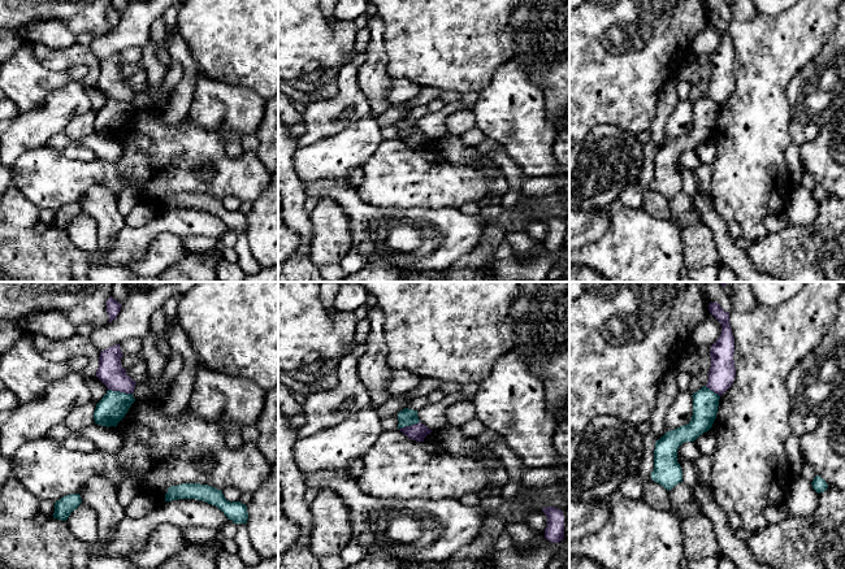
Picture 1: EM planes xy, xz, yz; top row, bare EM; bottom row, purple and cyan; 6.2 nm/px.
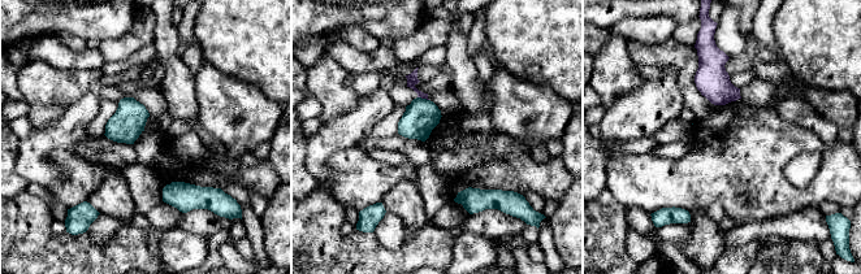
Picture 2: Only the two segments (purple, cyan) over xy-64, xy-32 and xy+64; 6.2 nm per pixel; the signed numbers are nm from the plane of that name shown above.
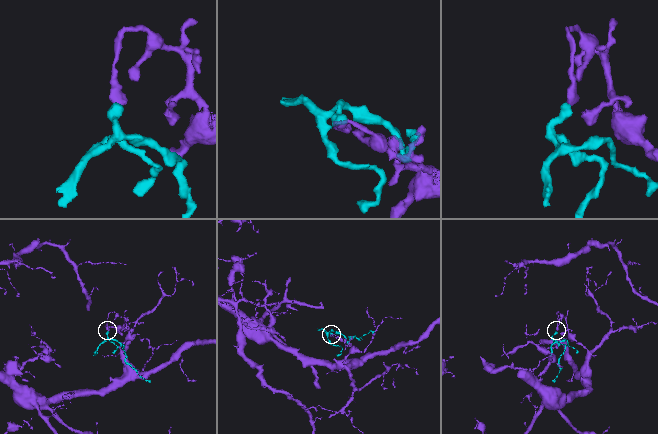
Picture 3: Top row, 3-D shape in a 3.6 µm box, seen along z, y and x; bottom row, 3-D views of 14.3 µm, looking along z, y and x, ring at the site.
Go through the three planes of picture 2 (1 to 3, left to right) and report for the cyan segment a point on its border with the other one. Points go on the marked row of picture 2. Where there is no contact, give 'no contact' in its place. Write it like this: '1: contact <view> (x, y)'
1: no contact
2: contact xy-32 (423, 98)
3: no contact

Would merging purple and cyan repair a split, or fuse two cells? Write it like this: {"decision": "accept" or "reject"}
{"decision": "reject"}

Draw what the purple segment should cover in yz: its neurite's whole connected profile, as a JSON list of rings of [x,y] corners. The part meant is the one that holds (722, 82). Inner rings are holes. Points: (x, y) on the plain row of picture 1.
[[[710,12],[710,22],[720,31],[722,43],[711,55],[711,77],[708,79],[707,97],[722,105],[733,92],[734,78],[734,45],[729,34],[729,22],[724,21],[718,12]]]

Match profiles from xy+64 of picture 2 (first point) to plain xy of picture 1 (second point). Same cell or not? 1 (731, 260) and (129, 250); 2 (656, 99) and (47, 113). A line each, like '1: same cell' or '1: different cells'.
1: different cells
2: same cell

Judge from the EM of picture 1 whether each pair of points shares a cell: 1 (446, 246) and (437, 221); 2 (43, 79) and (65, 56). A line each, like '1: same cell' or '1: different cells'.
1: same cell
2: different cells

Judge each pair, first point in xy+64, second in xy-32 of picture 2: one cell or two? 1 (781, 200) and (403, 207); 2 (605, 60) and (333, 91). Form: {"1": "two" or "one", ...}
{"1": "two", "2": "one"}

